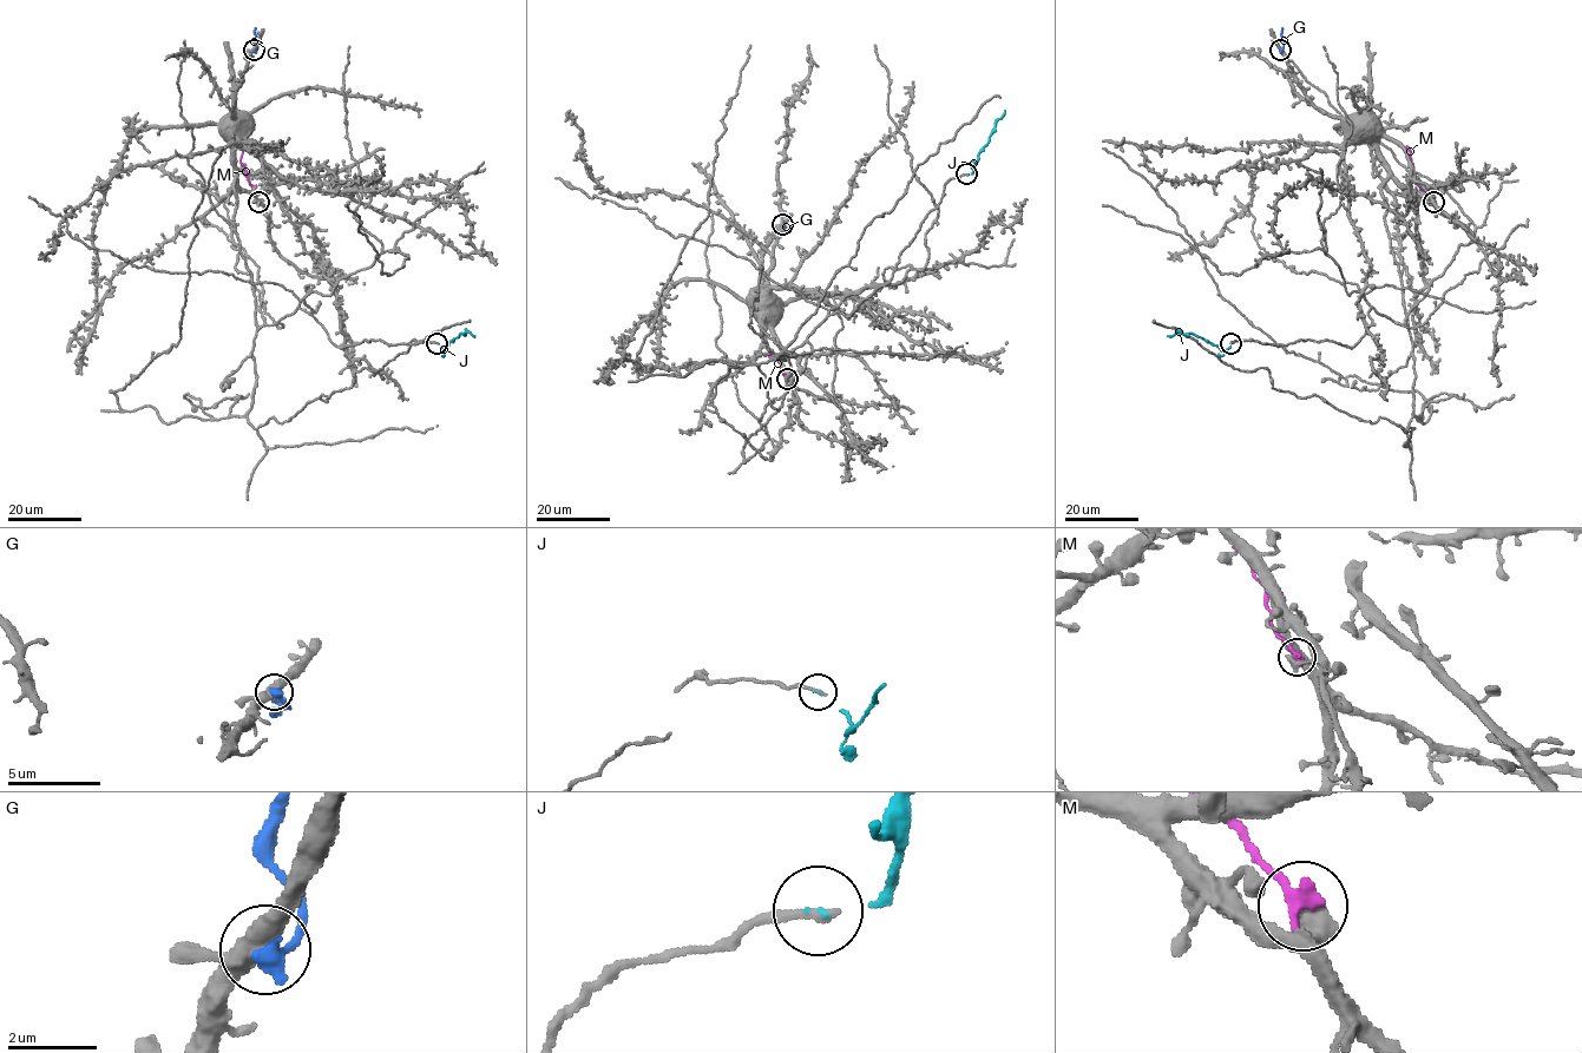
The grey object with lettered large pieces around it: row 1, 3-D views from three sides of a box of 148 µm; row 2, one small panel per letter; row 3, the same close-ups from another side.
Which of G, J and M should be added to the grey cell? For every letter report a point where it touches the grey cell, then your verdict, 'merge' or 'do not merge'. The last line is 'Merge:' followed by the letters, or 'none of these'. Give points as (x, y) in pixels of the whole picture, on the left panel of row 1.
G: contact (254, 50); do not merge
J: contact (437, 343); merge
M: contact (258, 202); do not merge
Merge: J

